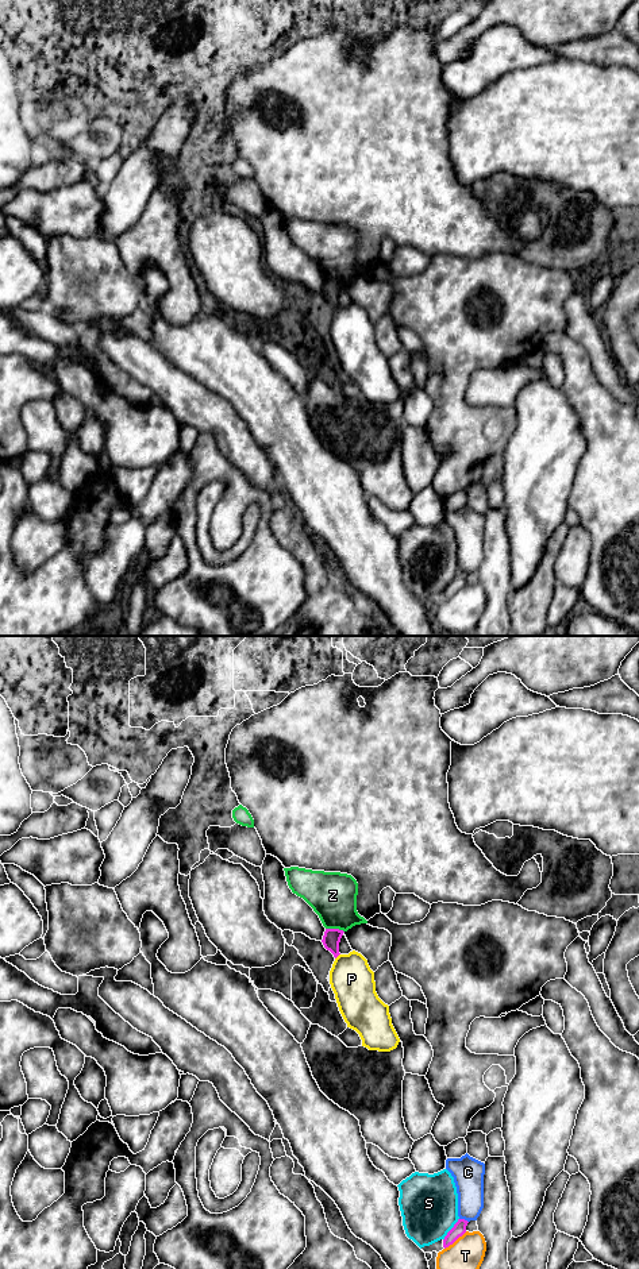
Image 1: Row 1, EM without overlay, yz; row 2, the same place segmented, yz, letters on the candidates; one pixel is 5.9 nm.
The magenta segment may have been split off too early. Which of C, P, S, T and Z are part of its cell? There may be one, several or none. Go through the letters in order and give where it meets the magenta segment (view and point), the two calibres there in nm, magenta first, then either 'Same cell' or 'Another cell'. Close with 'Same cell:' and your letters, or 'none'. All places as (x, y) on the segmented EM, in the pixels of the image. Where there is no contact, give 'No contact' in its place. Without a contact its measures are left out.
C: Touches magenta at yz (464, 1219). Thickness 80 nm (magenta) against 180 nm. Another cell
P: Touches magenta at yz (338, 955). Thickness 110 nm (magenta) against 260 nm. Another cell
S: Touches magenta at yz (451, 1229). Thickness 80 nm (magenta) against 340 nm. Another cell
T: Touches magenta at yz (455, 1239). Thickness 80 nm (magenta) against 200 nm. Another cell
Z: Touches magenta at yz (335, 929). Thickness 110 nm (magenta) against 280 nm. Another cell
Same cell: none

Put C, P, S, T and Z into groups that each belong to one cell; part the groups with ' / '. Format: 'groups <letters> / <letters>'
groups C / P / S / T / Z

